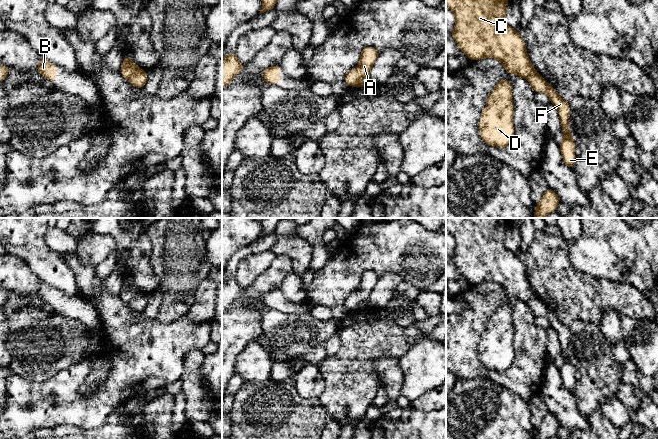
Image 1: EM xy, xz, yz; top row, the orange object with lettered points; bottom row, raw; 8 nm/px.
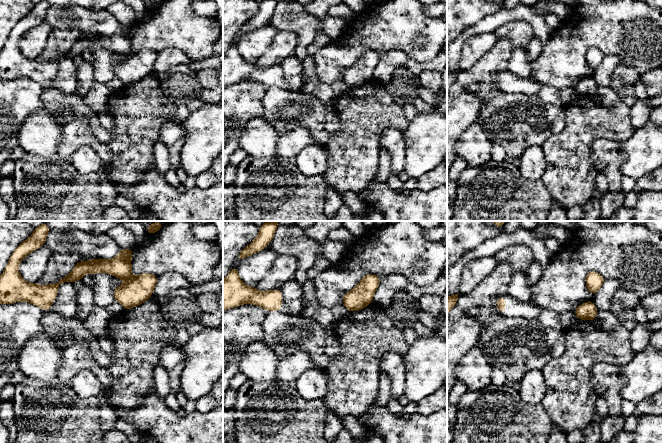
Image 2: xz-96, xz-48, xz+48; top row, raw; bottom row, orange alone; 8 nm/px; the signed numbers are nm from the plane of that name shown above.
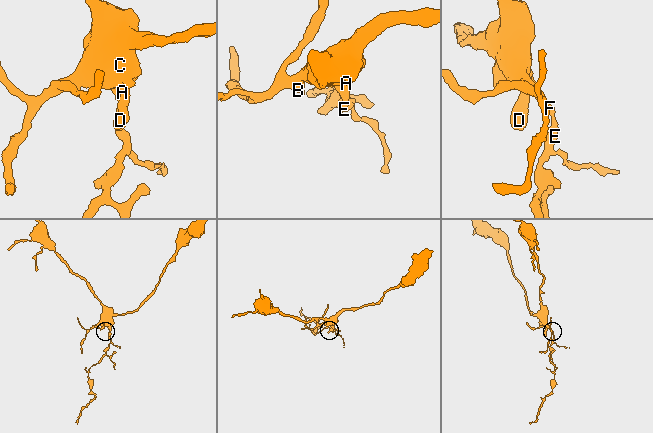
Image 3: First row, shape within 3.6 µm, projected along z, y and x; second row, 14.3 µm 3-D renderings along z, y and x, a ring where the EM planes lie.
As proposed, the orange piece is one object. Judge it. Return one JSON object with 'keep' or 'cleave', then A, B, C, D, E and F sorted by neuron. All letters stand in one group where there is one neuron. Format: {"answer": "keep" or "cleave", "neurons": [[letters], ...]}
{"answer": "cleave", "neurons": [["A", "B", "C", "D"], ["E", "F"]]}

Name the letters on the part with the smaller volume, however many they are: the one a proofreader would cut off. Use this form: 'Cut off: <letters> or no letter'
Cut off: E, F

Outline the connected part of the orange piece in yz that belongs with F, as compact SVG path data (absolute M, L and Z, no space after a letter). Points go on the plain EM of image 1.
M537 295L531 297L526 303L535 316L547 318L551 327L557 332L561 345L561 352L564 357L564 362L559 368L559 372L561 374L564 388L573 393L576 383L576 369L568 352L570 339L569 326L563 324L557 318L555 312L552 311Z

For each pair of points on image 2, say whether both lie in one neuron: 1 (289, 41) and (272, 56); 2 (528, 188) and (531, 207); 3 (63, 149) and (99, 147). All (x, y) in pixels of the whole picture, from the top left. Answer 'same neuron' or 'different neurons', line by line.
1: same neuron
2: same neuron
3: same neuron

